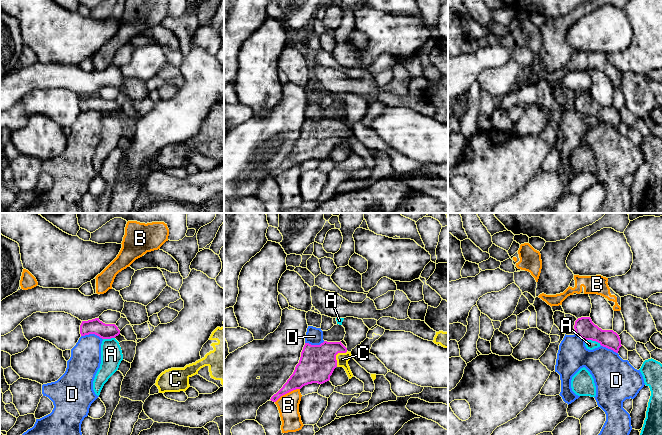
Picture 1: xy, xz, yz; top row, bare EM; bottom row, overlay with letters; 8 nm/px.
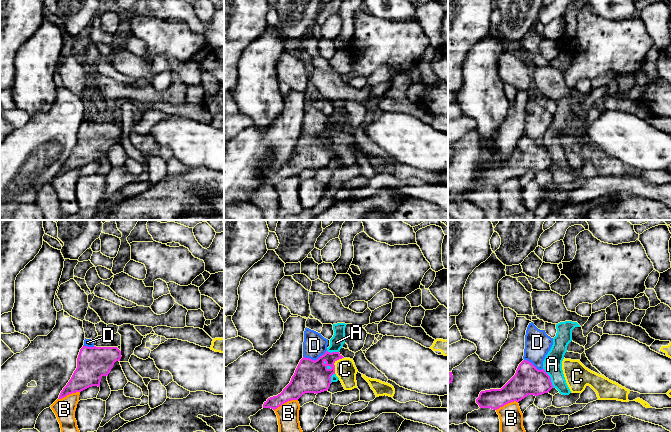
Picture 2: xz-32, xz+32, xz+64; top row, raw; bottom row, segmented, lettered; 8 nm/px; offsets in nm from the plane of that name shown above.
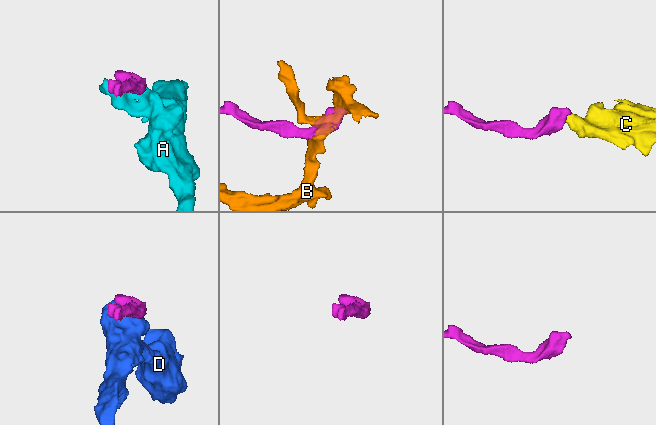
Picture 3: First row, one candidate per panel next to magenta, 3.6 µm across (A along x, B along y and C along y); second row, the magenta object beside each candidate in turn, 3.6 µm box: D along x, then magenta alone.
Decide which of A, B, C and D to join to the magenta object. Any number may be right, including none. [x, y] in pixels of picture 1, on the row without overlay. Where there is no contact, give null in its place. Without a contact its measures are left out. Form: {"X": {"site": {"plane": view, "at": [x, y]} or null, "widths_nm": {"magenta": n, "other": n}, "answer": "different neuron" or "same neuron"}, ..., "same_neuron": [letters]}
{"A": {"site": {"plane": "yz", "at": [594, 116]}, "widths_nm": {"magenta": 160, "other": 70}, "answer": "different neuron"}, "B": {"site": {"plane": "xz", "at": [287, 168]}, "widths_nm": {"magenta": 220, "other": 180}, "answer": "different neuron"}, "C": {"site": {"plane": "xz", "at": [336, 130]}, "widths_nm": {"magenta": 280, "other": 100}, "answer": "same neuron"}, "D": {"site": {"plane": "xy", "at": [92, 109]}, "widths_nm": {"magenta": 130, "other": 240}, "answer": "different neuron"}, "same_neuron": ["C"]}

